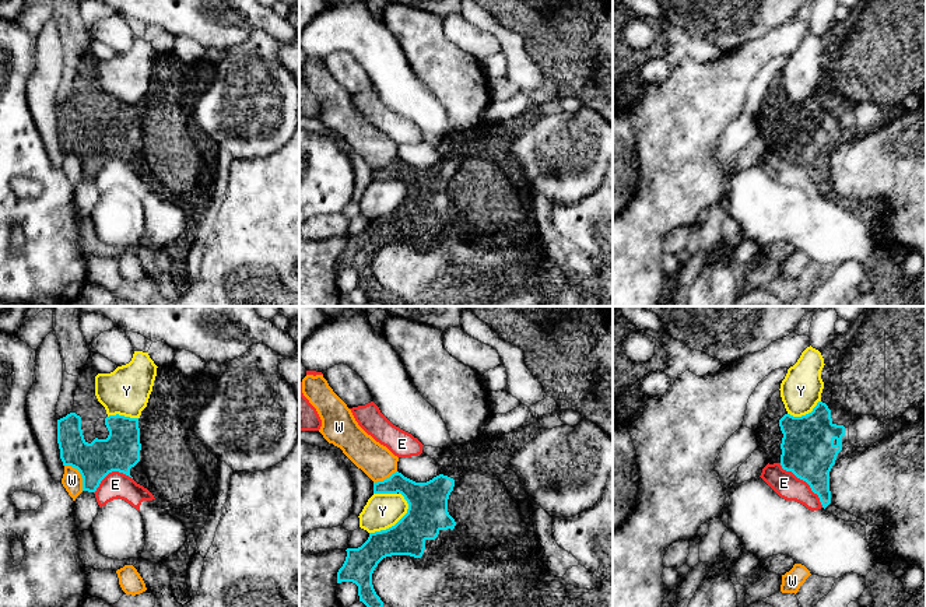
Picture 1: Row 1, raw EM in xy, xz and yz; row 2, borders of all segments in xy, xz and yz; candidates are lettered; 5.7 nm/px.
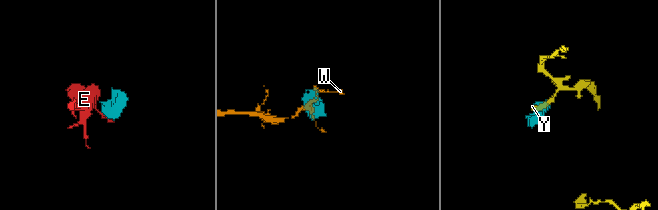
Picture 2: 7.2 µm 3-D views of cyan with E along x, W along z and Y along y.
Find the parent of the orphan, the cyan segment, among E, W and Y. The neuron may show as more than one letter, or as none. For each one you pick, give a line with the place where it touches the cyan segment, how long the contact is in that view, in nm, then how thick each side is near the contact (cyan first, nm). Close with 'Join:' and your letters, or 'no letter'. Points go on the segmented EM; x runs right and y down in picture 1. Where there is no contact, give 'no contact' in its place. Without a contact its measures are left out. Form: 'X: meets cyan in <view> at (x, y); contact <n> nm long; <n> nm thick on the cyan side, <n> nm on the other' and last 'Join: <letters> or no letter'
Join: no letter

